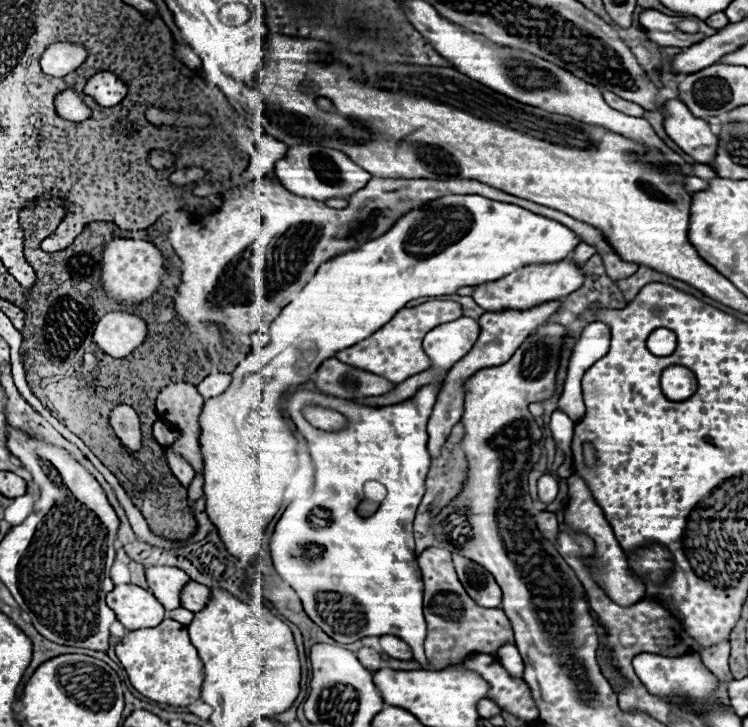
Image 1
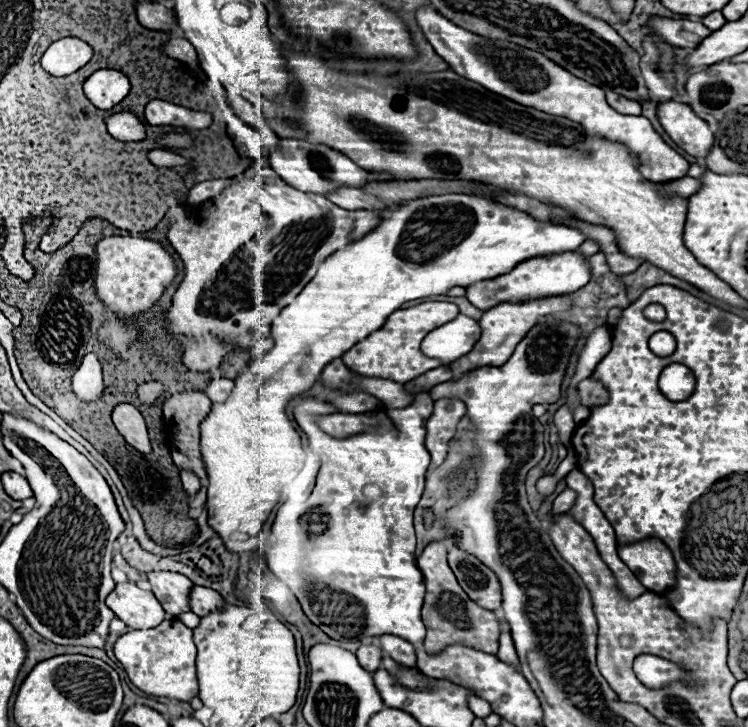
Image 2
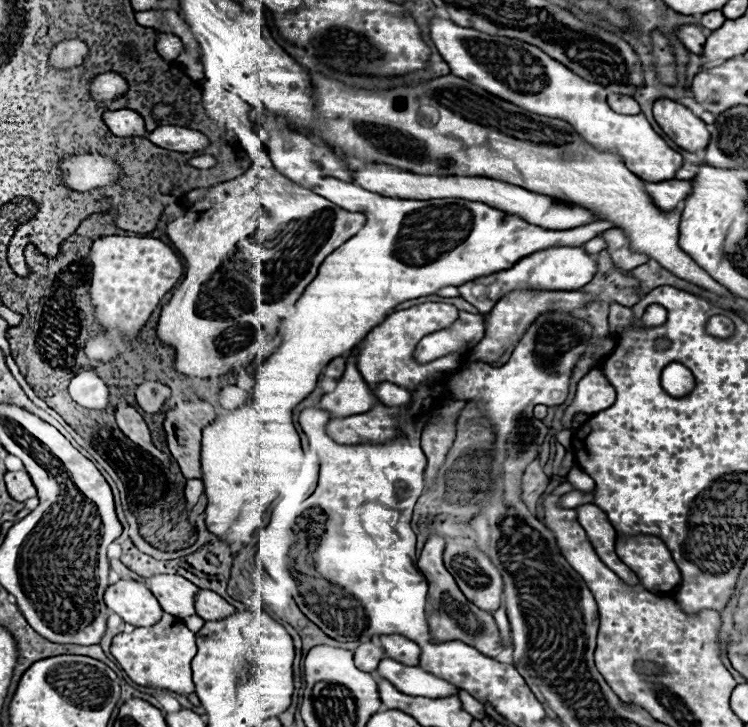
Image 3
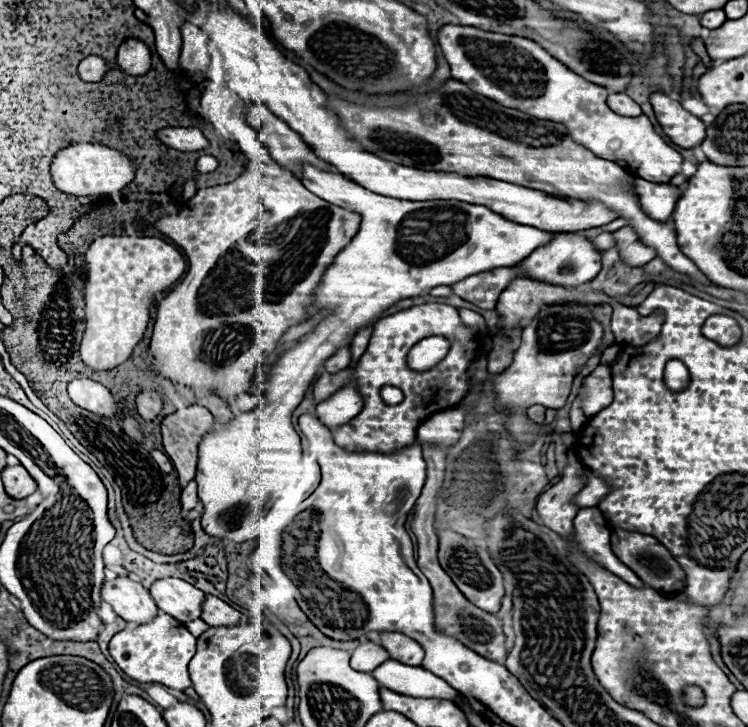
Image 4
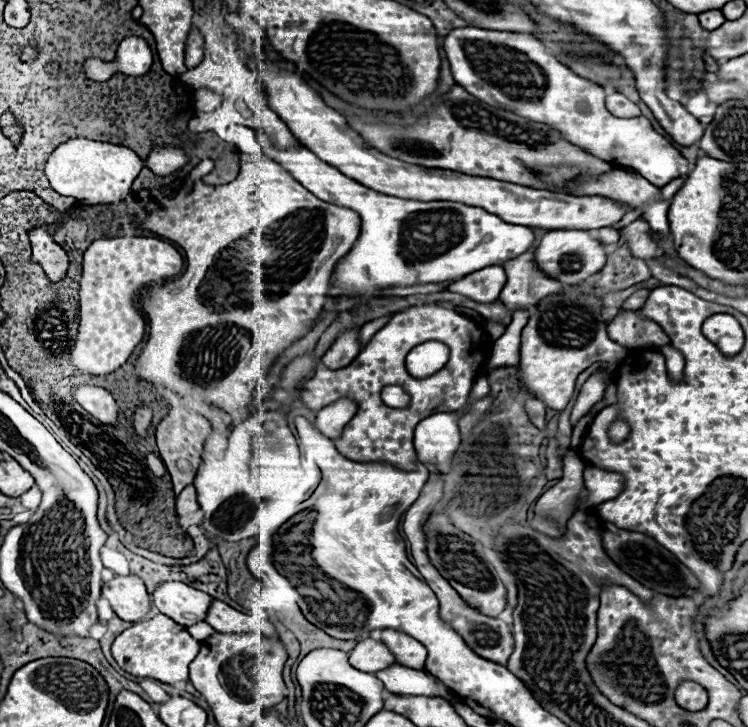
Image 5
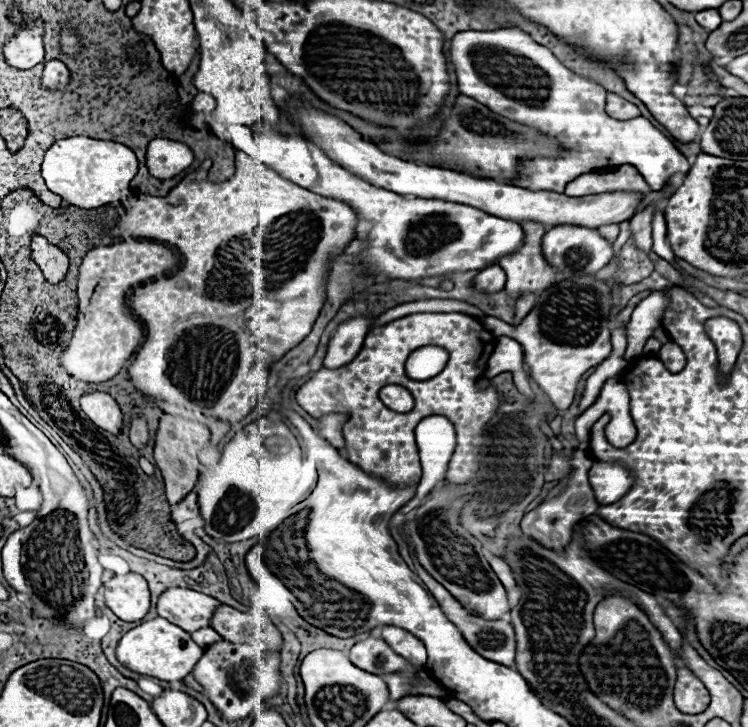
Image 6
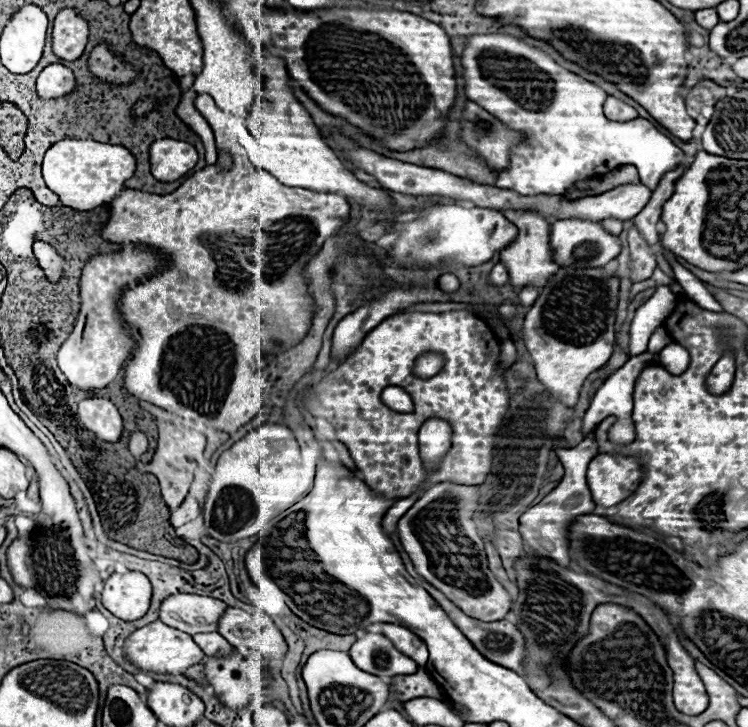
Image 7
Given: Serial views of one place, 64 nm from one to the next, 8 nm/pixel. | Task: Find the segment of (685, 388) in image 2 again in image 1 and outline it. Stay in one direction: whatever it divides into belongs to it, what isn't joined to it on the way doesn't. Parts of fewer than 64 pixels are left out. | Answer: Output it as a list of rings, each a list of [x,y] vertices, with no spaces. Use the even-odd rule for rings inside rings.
[[[668,366],[662,372],[660,386],[670,400],[684,400],[696,390],[696,378],[684,366]]]

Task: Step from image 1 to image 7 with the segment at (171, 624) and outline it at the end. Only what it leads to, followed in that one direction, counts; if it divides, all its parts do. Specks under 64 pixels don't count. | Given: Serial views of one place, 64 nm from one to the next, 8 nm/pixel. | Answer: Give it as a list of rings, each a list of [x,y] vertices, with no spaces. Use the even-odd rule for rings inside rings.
[[[160,620],[130,634],[130,638],[124,644],[124,652],[126,652],[126,658],[132,660],[132,664],[136,664],[138,668],[160,672],[160,674],[164,674],[164,672],[184,674],[190,666],[198,664],[204,658],[204,652],[194,644],[190,634],[172,630],[170,626],[164,626]]]

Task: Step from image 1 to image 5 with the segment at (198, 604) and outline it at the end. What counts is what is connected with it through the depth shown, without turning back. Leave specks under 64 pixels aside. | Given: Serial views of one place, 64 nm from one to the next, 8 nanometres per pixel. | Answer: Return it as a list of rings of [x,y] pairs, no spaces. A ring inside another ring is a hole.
[[[220,600],[212,602],[208,616],[206,616],[206,622],[216,632],[222,632],[222,634],[250,634],[250,632],[264,632],[266,634],[266,630],[270,628],[268,636],[278,638],[276,630],[270,626],[268,620],[260,620],[260,618],[252,618],[248,614],[242,614]]]

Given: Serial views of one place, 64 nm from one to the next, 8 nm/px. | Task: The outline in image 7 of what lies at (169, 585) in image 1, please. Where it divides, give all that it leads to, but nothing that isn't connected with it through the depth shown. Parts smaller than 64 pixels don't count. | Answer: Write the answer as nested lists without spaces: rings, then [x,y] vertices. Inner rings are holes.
[[[174,594],[160,606],[160,620],[166,626],[182,630],[190,636],[200,632],[216,632],[218,622],[228,606],[222,600],[198,594]]]

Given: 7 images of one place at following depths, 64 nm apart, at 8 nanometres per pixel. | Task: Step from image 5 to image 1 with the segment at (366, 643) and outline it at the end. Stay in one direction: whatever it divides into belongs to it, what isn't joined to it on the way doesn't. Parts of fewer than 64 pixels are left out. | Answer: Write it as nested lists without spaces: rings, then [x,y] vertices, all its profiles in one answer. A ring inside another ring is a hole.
[[[360,648],[358,650],[358,660],[370,672],[376,672],[376,670],[382,668],[382,656],[374,648]]]

